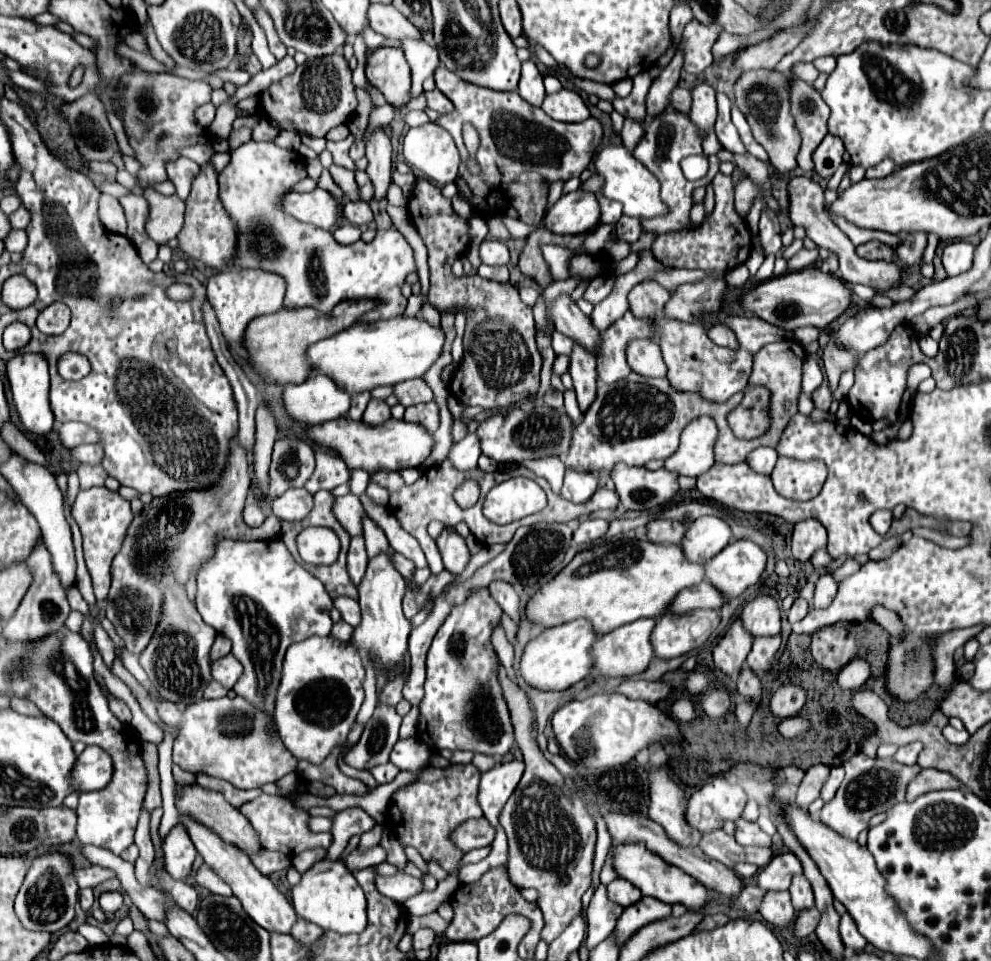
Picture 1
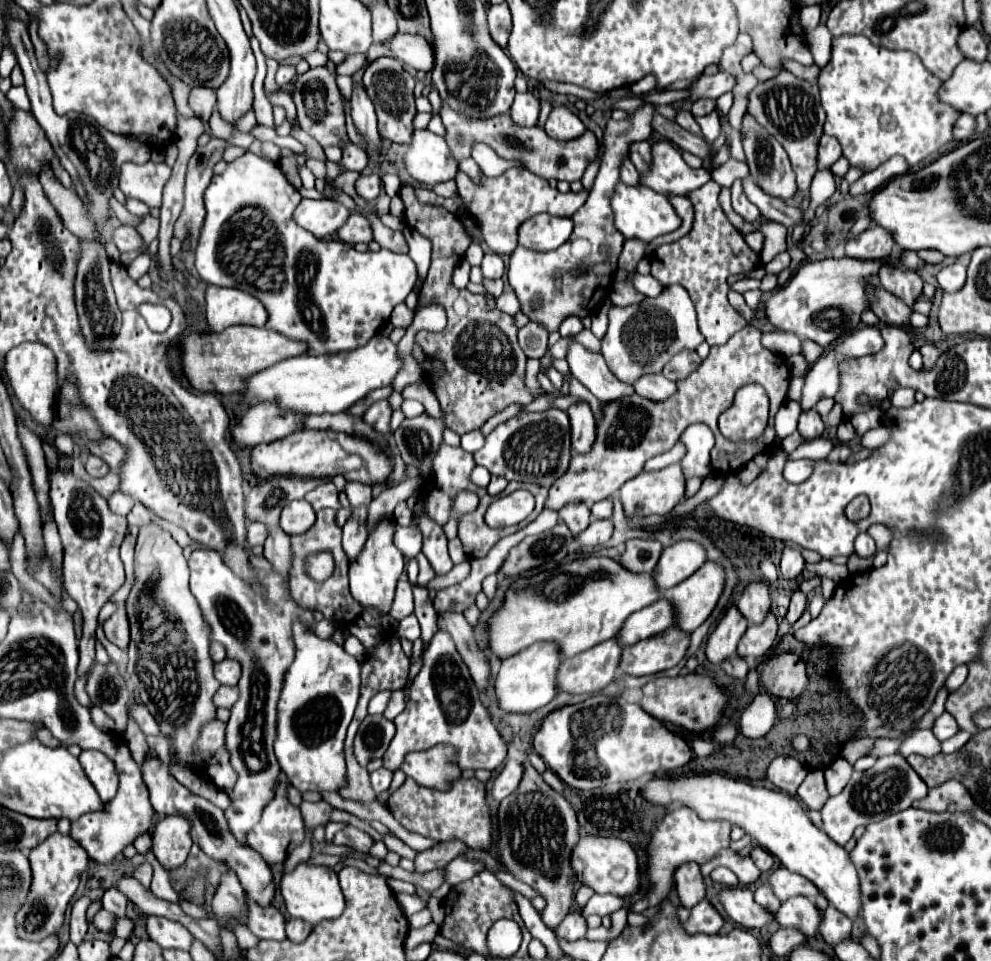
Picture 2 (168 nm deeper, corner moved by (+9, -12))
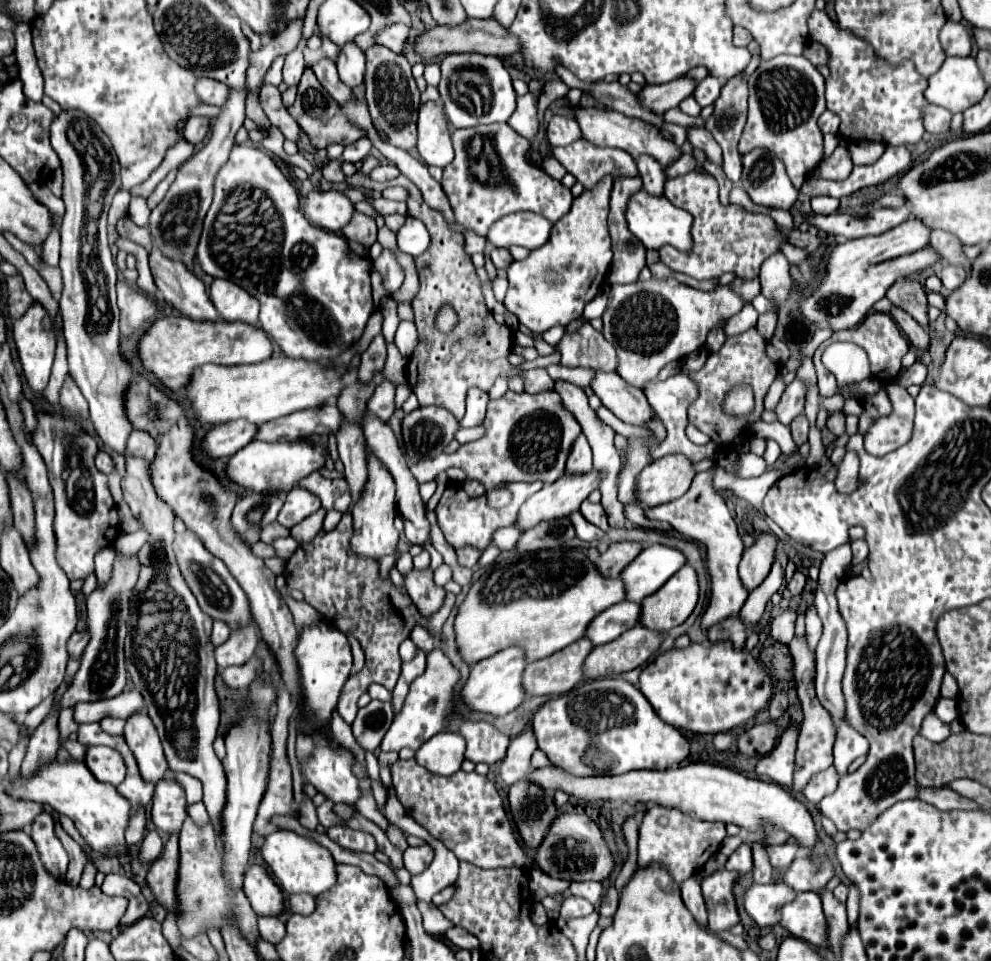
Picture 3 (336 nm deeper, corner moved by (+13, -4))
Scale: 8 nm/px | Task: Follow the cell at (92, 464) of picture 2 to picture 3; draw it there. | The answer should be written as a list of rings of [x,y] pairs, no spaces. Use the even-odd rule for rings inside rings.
[[[99,450],[97,456],[95,456],[95,466],[97,466],[99,472],[109,474],[113,470],[113,460],[111,460],[111,456],[105,450]]]

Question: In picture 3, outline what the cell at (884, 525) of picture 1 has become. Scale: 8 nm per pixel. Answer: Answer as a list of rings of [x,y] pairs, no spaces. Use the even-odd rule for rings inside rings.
[[[865,538],[851,540],[851,550],[853,550],[853,564],[861,564],[867,558],[867,554],[869,554]]]

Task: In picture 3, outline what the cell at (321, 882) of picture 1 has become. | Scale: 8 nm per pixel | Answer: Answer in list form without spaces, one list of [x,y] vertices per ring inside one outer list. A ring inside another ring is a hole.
[[[279,830],[279,832],[269,834],[269,838],[265,838],[261,854],[263,854],[267,866],[271,868],[271,872],[275,874],[279,886],[289,894],[307,892],[311,896],[319,896],[319,894],[331,890],[337,882],[335,862],[333,862],[333,856],[329,854],[329,850],[325,850],[323,846],[317,846],[317,844],[311,844],[307,838],[301,838],[289,830]]]

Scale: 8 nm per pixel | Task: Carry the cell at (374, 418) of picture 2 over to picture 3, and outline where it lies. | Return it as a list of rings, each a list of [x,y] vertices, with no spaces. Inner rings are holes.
[[[381,382],[377,388],[375,388],[375,394],[369,398],[367,402],[367,410],[373,412],[377,418],[381,418],[383,422],[387,422],[391,418],[391,414],[395,412],[395,404],[393,404],[393,398],[395,398],[395,386],[391,382]]]

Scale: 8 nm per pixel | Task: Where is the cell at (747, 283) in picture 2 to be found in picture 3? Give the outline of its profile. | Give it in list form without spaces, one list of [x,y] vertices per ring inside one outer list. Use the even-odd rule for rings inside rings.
[[[675,278],[633,282],[625,286],[611,286],[609,302],[603,314],[603,336],[617,350],[617,374],[643,388],[645,382],[657,378],[659,370],[679,358],[685,358],[693,350],[705,344],[707,332],[733,312],[743,308],[743,298],[727,284],[713,292],[701,292],[689,288]]]

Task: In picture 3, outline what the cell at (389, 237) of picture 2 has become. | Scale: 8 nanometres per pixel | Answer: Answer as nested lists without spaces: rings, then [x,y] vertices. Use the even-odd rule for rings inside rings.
[[[385,248],[383,254],[375,260],[375,266],[383,274],[383,284],[387,288],[387,294],[393,294],[393,288],[399,288],[399,276],[403,276],[403,268],[397,262],[395,252]]]

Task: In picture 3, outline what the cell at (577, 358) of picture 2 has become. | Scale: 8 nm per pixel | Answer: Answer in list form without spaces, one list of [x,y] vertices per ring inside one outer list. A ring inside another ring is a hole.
[[[593,370],[595,376],[591,380],[593,392],[599,396],[603,406],[607,406],[619,420],[643,426],[653,416],[653,410],[643,394],[643,390],[629,386],[617,372]]]

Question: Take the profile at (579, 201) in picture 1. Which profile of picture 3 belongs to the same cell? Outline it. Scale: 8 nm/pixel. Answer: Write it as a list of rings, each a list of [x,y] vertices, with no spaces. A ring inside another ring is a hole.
[[[521,212],[521,214],[509,214],[489,230],[489,242],[493,246],[509,248],[509,246],[523,246],[523,248],[539,248],[543,246],[553,230],[553,222],[547,220],[541,214],[533,212]]]

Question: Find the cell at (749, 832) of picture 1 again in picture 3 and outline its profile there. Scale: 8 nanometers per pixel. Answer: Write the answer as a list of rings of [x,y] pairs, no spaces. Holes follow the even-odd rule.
[[[785,842],[785,844],[779,844],[779,846],[769,846],[769,860],[771,860],[771,866],[777,868],[777,870],[785,870],[785,866],[789,866],[789,862],[793,862],[793,858],[797,856],[797,846],[793,846],[793,842]]]

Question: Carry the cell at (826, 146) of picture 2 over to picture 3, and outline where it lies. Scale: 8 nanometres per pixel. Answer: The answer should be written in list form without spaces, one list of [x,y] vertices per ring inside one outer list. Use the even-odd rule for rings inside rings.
[[[825,110],[825,112],[821,114],[821,118],[819,118],[819,128],[821,128],[823,134],[837,134],[839,118],[837,118],[833,112]]]

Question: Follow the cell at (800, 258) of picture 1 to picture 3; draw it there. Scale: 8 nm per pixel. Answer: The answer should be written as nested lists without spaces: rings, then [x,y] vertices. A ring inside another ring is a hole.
[[[735,278],[731,282],[731,286],[737,290],[737,294],[741,294],[745,298],[745,302],[751,302],[761,292],[759,278],[751,278],[751,280],[747,280],[747,278]]]

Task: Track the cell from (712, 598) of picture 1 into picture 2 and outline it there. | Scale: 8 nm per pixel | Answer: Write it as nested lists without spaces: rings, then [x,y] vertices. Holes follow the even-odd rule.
[[[659,598],[653,602],[653,606],[647,606],[645,610],[639,610],[637,614],[631,614],[625,626],[621,626],[621,634],[617,634],[617,642],[621,646],[631,646],[639,640],[645,640],[653,634],[659,634],[675,624],[675,608],[669,600]]]

